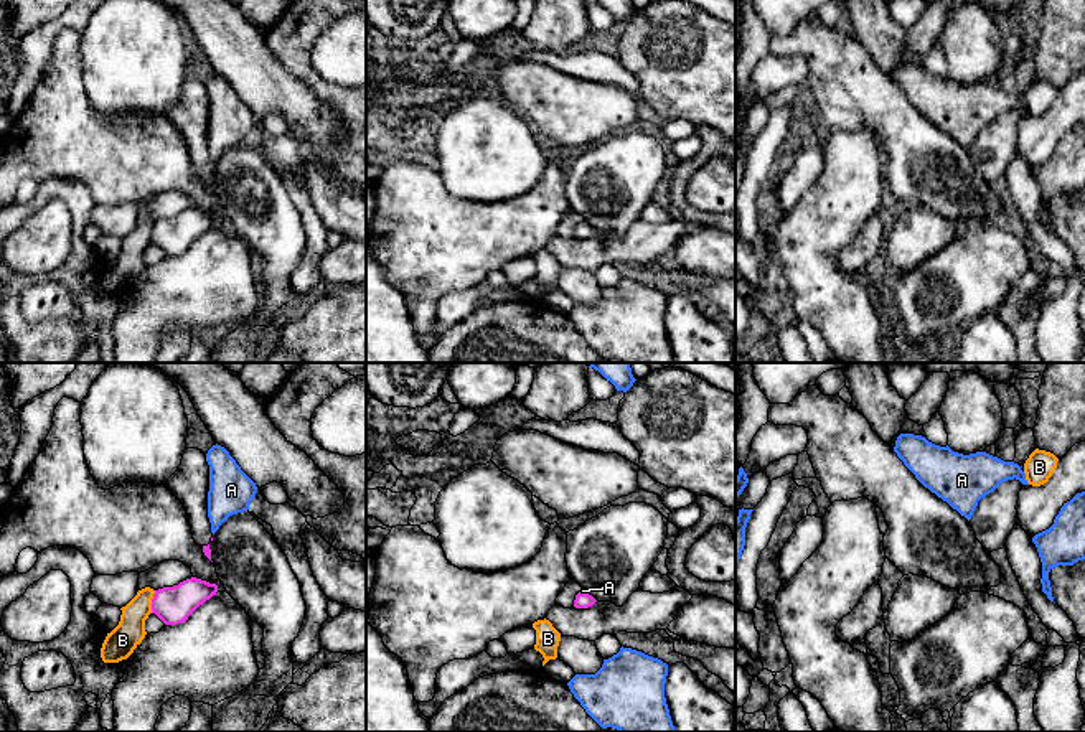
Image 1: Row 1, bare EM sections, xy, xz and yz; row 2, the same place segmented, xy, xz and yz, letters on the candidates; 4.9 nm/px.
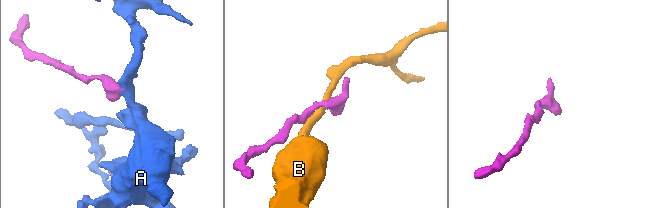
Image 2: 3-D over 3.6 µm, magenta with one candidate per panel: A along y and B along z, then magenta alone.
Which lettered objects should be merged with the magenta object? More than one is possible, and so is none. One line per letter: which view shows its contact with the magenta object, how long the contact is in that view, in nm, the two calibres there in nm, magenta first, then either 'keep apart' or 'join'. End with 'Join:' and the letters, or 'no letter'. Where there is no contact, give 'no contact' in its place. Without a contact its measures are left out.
A: contact in xz; length 40 nm; calibres 80 and 20 nm; join
B: contact in xy; length 110 nm; calibres 180 and 150 nm; keep apart
Join: A

